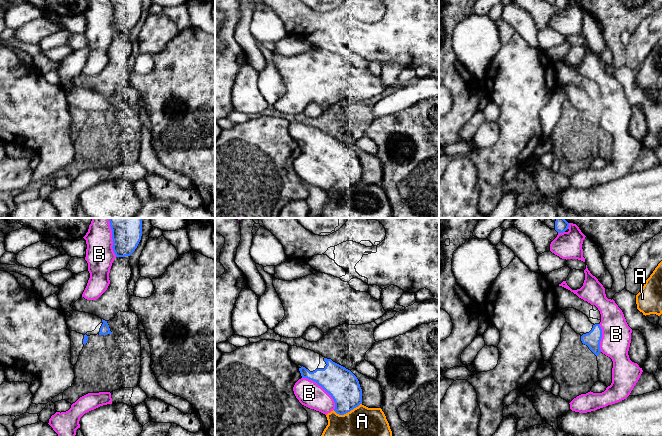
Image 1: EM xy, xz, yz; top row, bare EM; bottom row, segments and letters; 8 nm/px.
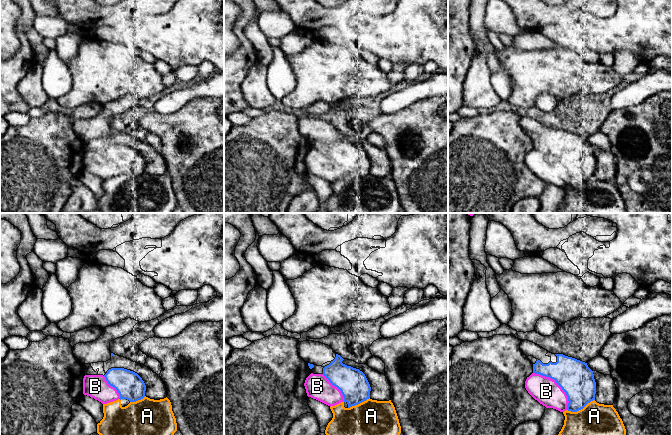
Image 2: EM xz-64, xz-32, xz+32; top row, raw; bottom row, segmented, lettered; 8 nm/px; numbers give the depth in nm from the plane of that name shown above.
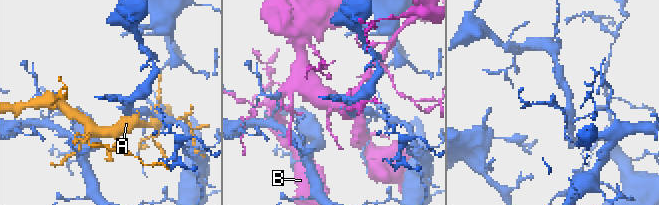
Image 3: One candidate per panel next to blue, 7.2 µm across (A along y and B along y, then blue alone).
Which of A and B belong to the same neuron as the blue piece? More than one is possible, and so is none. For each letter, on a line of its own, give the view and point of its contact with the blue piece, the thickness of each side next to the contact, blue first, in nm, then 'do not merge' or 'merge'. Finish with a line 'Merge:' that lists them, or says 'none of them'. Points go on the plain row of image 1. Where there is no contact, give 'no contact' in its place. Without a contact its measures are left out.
A: contact xz (347, 188); calibres 260 and 500 nm; do not merge
B: contact xz (322, 163); calibres 260 and 200 nm; do not merge
Merge: none of them

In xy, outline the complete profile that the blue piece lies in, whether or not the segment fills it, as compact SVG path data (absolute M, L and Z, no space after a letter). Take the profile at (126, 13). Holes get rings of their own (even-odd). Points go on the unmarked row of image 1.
M110 0L116 33L130 32L142 12L142 0Z

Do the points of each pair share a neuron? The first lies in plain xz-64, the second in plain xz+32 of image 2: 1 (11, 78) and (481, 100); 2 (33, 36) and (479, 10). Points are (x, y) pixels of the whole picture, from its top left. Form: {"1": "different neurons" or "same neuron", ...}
{"1": "different neurons", "2": "same neuron"}

